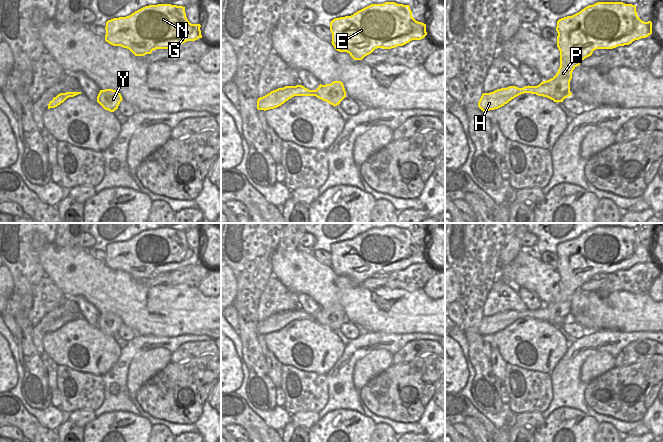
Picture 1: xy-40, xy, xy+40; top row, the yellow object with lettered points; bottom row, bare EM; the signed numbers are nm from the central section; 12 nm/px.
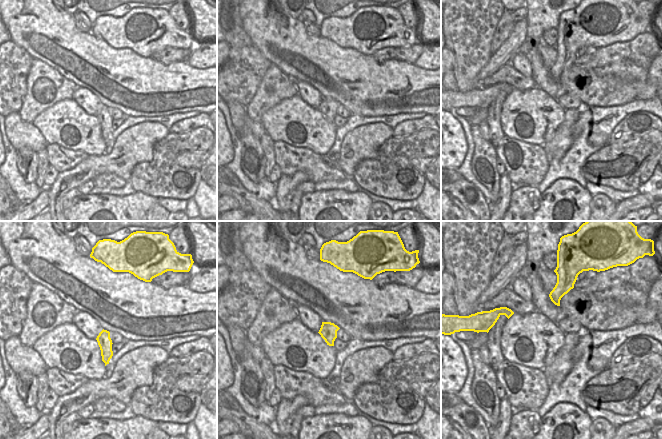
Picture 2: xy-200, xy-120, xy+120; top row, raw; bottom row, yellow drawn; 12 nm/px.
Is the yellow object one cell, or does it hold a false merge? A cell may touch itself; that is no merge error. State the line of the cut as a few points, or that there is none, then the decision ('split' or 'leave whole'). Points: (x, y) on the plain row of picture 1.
cut none; leave whole

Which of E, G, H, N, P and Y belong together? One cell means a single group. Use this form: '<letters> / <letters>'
E G H N P Y

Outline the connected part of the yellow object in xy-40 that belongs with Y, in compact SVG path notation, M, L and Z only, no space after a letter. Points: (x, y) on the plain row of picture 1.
M113 313L100 314L97 320L97 326L105 334L110 336L114 336L116 333L118 333L118 330L122 324L121 318Z

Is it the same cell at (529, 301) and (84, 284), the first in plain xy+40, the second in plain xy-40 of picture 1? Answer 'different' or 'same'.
different

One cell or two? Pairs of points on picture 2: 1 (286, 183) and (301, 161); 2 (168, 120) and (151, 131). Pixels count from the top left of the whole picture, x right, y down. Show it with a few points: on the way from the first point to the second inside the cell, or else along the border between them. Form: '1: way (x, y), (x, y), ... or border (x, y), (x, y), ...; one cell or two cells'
1: border (282, 175), (293, 175), (303, 171), (309, 179); two cells
2: border (138, 124), (143, 122), (160, 122), (168, 130); two cells

